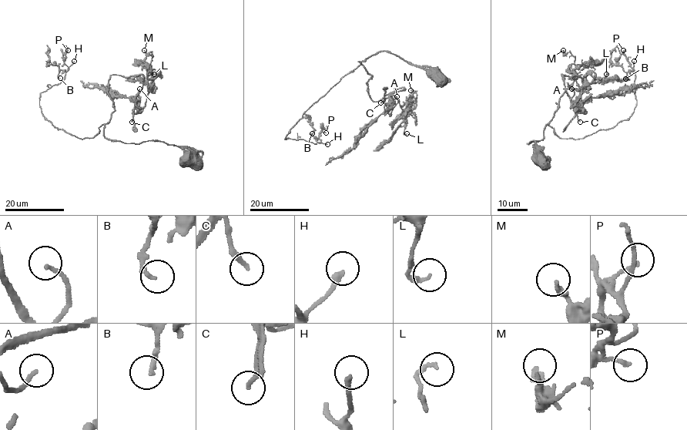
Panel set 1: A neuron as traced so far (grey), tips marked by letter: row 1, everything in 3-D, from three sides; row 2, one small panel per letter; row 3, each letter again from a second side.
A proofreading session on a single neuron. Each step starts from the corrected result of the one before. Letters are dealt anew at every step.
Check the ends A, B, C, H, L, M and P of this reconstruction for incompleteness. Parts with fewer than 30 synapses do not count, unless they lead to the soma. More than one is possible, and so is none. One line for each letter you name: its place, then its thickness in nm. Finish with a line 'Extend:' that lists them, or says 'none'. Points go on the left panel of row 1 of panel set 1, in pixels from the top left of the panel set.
A: Place: (139, 89). Thickness 170 nm
C: Place: (132, 122). Thickness 160 nm
H: Place: (74, 61). Thickness 240 nm
Extend: A, C, H

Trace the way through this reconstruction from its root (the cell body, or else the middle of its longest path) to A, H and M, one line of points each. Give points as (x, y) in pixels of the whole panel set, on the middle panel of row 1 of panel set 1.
A: (435, 73), (386, 51), (359, 61), (372, 77), (373, 101), (403, 88), (391, 95), (397, 96)
H: (435, 73), (440, 73), (386, 51), (359, 61), (353, 71), (311, 105), (284, 139), (327, 144)
M: (435, 73), (386, 51), (359, 61), (373, 101), (403, 88), (390, 95), (401, 105), (415, 102), (410, 90)

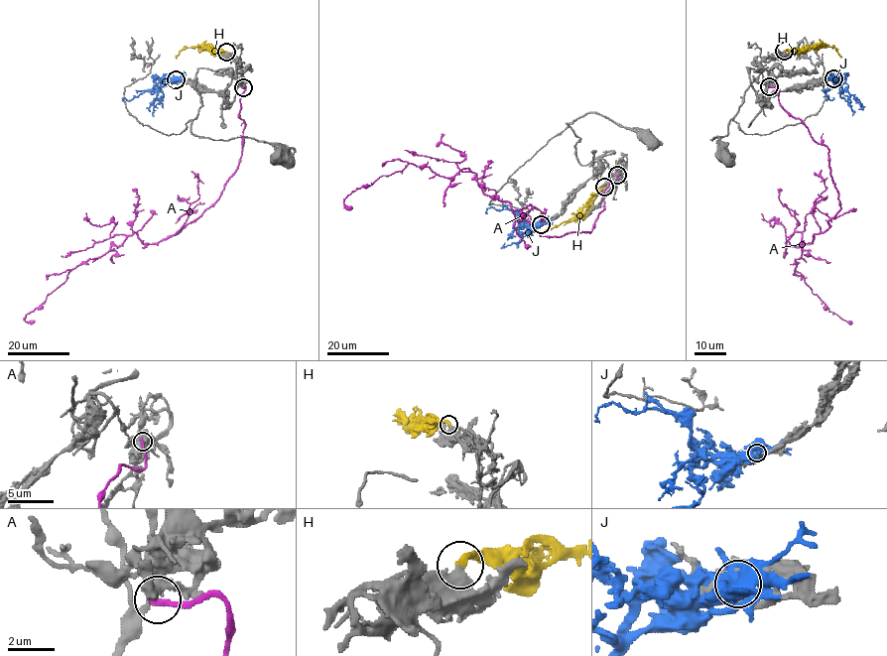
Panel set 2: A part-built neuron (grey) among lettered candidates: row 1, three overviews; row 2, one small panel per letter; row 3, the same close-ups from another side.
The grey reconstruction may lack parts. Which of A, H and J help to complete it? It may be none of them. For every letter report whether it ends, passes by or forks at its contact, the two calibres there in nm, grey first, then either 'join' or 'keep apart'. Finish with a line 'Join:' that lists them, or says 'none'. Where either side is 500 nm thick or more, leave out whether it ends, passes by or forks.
A: it ends there; 360 nm thick on the grey side, 240 nm on the other; keep apart
H: it ends there; 440 nm thick on the grey side, 280 nm on the other; join
J: 180 nm thick on the grey side, 1150 nm on the other; keep apart
Join: H

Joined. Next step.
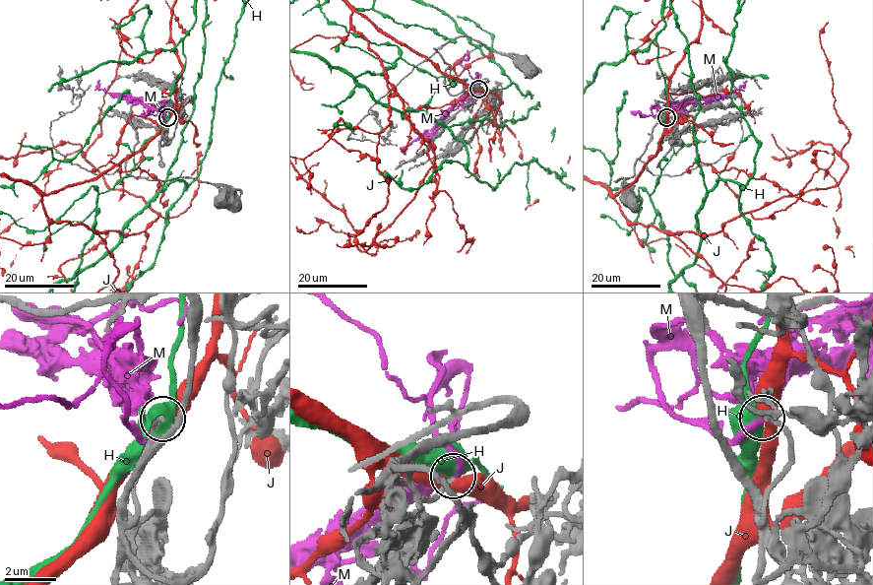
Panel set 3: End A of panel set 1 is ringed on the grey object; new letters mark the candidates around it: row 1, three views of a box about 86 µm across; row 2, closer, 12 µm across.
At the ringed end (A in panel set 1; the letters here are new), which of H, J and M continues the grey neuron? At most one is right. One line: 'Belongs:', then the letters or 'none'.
Belongs: M

